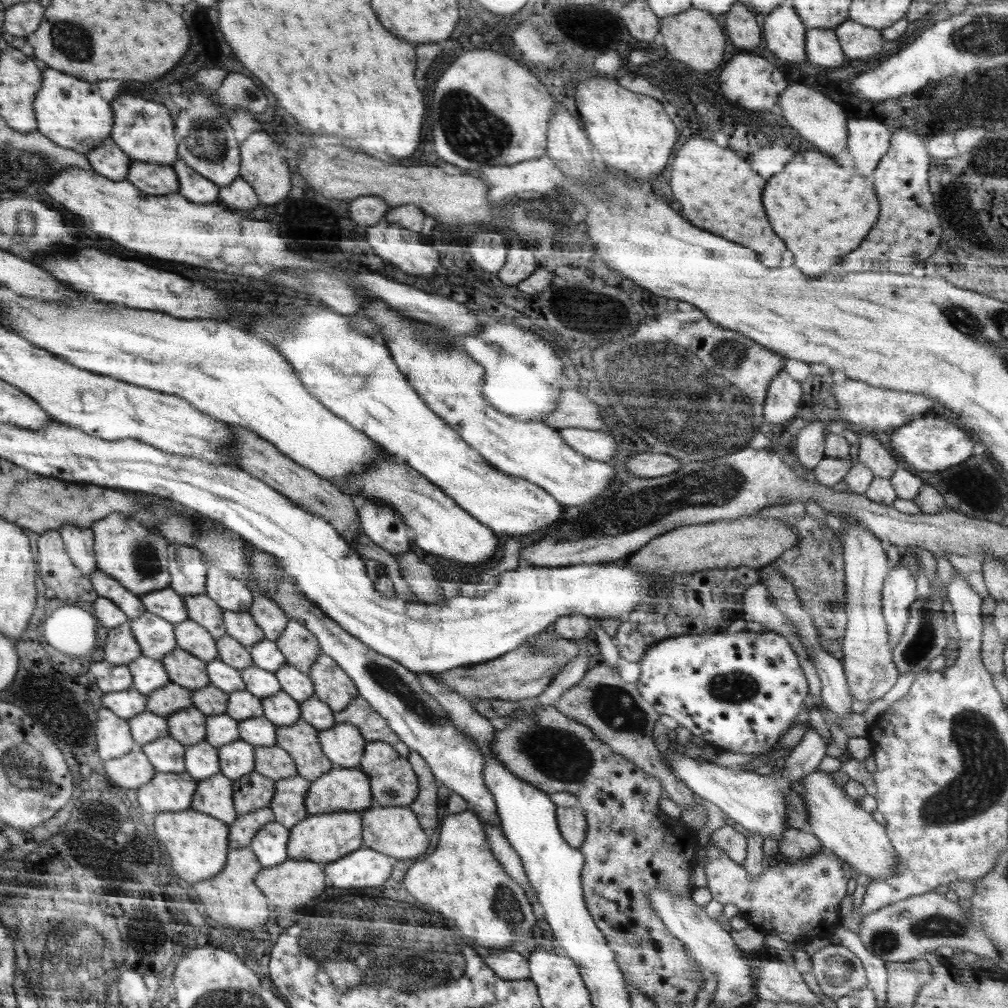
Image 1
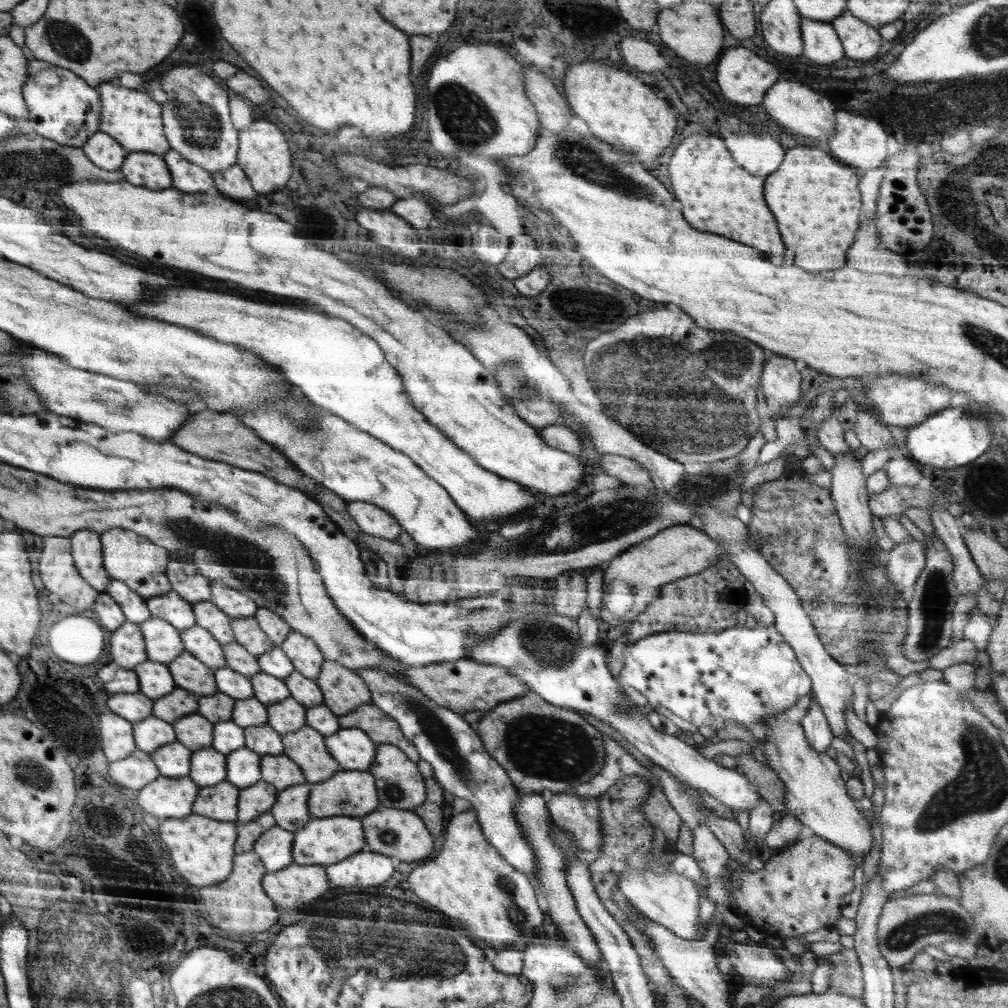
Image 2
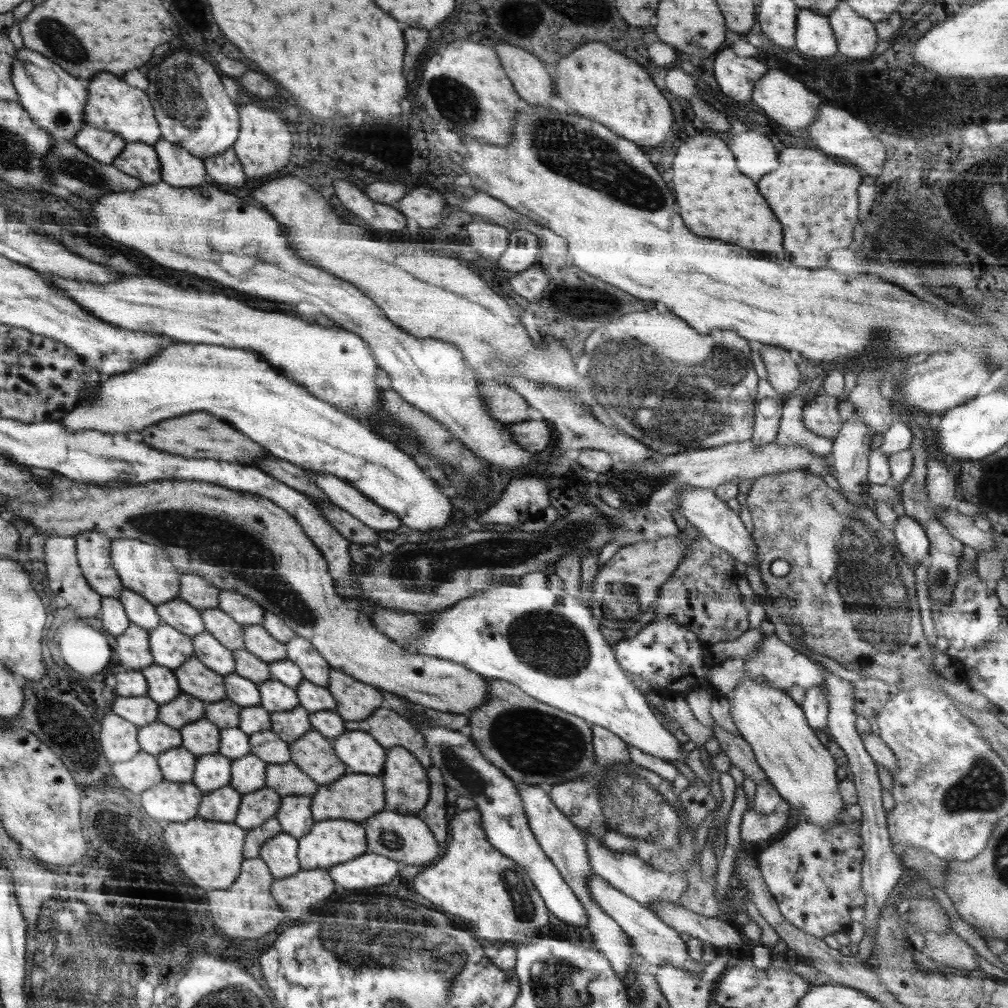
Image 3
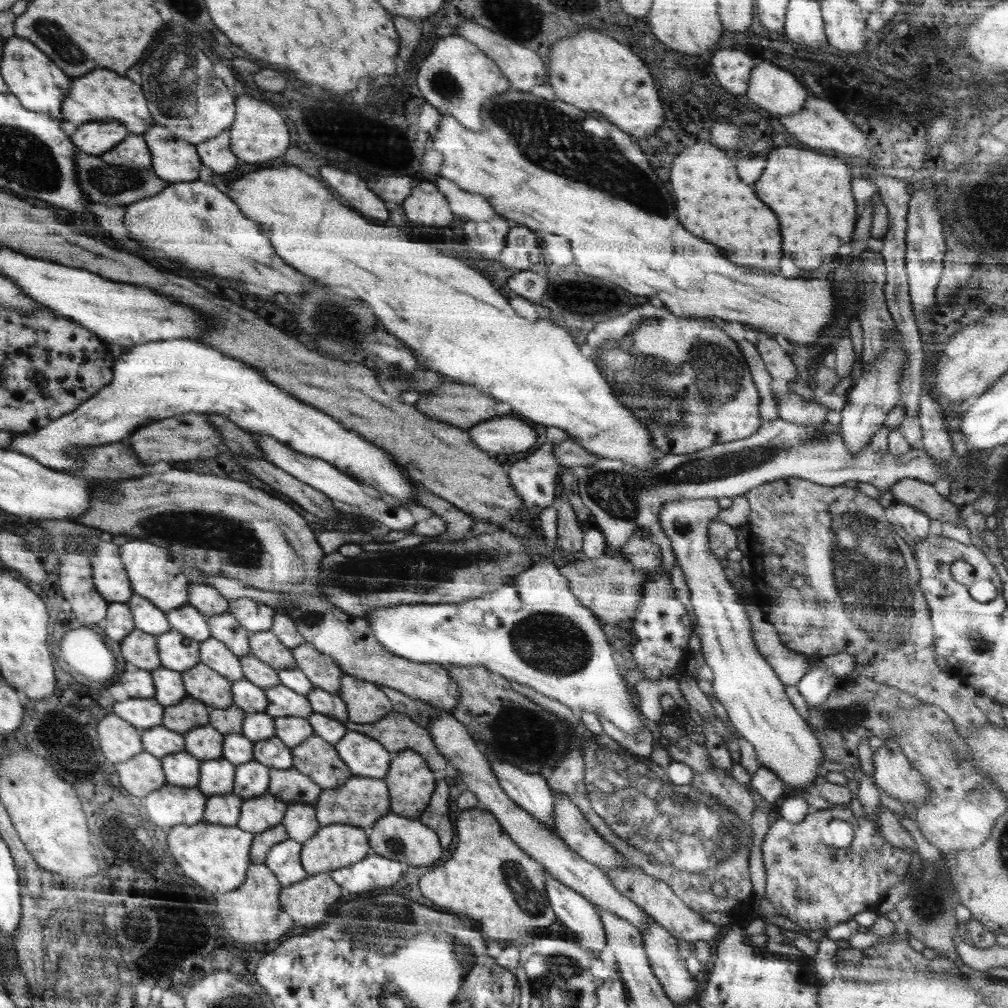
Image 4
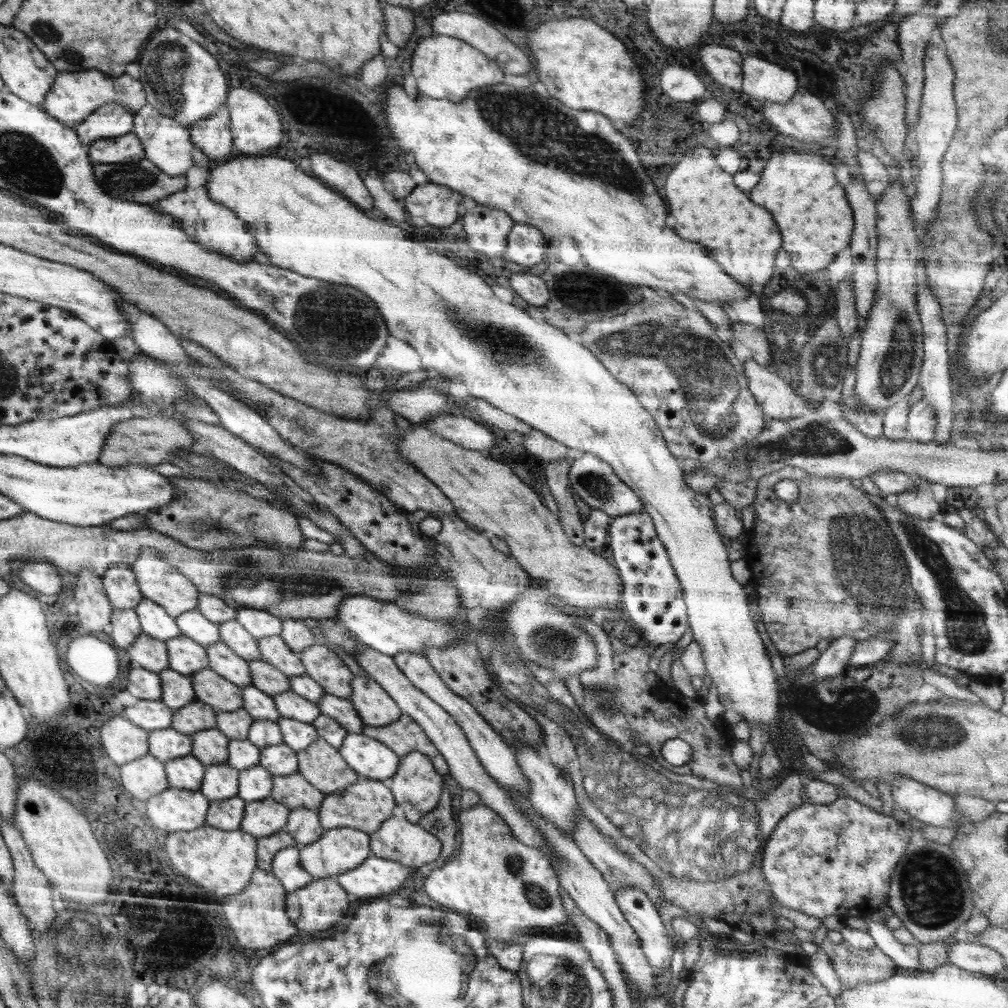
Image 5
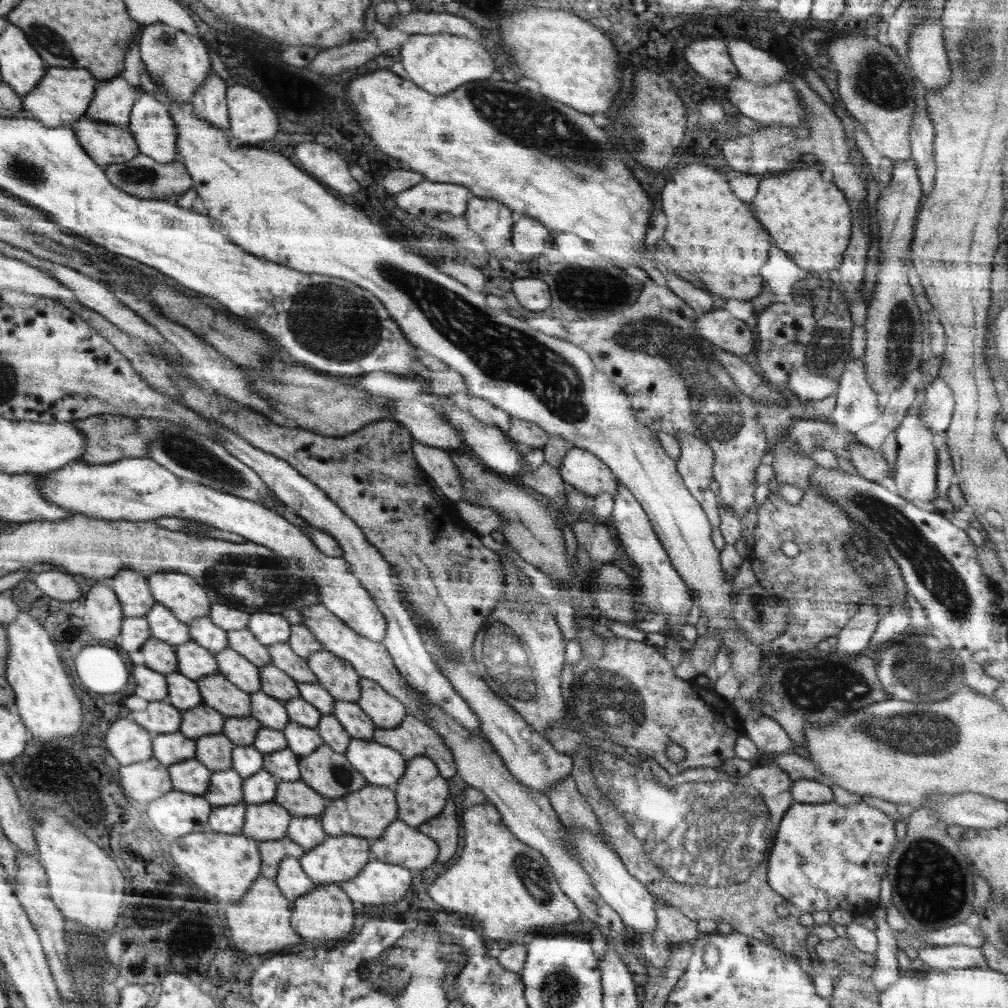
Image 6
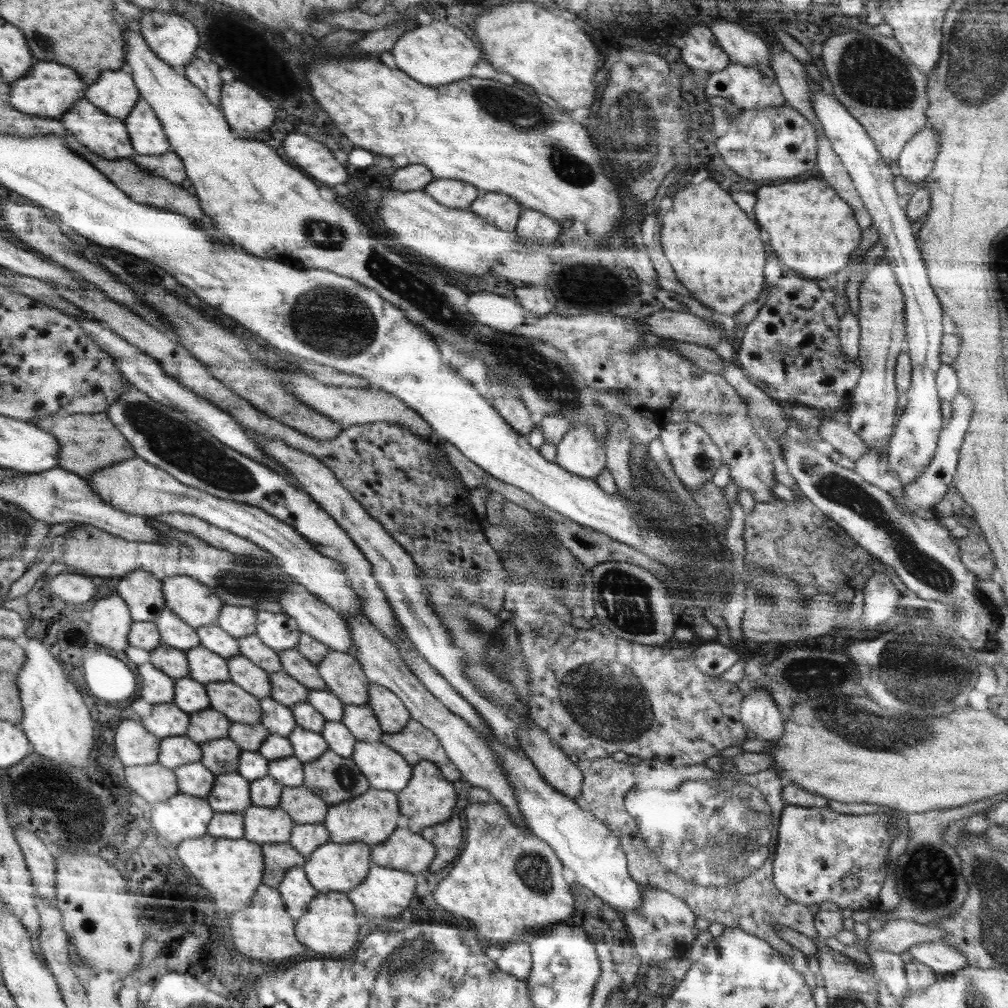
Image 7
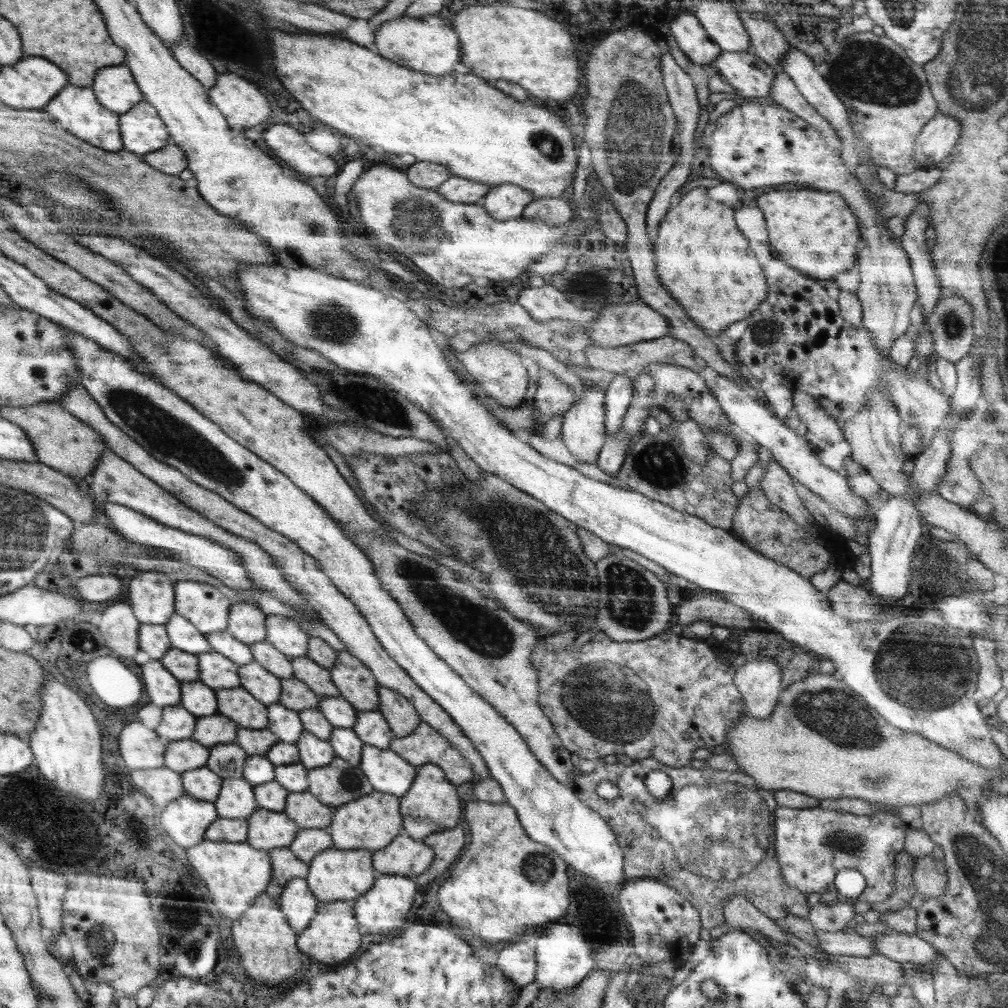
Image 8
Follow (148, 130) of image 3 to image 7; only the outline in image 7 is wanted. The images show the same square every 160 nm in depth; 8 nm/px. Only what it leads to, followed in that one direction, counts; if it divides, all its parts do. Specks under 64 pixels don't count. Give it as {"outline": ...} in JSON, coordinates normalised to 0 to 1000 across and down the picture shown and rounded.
{"outline":[[[38,62],[38,65],[34,65],[34,73],[28,75],[30,77],[22,77],[9,83],[10,87],[13,87],[11,103],[24,113],[38,116],[55,118],[63,116],[81,99],[81,96],[85,95],[89,84],[88,81],[81,81],[71,67],[56,62]]]}

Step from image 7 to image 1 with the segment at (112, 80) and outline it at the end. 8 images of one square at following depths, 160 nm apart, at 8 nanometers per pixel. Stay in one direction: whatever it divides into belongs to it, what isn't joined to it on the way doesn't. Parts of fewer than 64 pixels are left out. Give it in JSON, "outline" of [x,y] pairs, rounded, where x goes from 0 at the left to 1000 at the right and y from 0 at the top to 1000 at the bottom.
{"outline":[[[111,136],[87,152],[86,159],[93,170],[113,180],[123,180],[132,160],[112,141]]]}

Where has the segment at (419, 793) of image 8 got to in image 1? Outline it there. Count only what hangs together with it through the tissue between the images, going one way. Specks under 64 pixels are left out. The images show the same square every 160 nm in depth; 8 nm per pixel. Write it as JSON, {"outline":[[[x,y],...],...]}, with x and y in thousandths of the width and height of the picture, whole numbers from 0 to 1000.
{"outline":[[[364,736],[362,745],[355,760],[365,770],[368,780],[369,796],[367,802],[405,801],[416,787],[416,776],[413,767],[404,751],[397,750],[384,736]]]}

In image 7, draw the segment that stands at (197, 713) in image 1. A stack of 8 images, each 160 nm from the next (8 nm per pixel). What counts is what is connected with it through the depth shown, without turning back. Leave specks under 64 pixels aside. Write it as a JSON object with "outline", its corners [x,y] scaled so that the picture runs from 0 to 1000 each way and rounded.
{"outline":[[[228,731],[198,737],[200,756],[213,769],[235,766],[238,762],[239,741]]]}

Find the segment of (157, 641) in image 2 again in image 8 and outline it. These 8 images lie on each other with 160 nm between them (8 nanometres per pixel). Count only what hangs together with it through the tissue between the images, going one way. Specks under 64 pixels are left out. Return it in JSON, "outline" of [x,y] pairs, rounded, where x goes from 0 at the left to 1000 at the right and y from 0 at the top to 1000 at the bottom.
{"outline":[[[208,645],[195,650],[198,654],[197,675],[211,684],[239,681],[238,661],[224,650]]]}

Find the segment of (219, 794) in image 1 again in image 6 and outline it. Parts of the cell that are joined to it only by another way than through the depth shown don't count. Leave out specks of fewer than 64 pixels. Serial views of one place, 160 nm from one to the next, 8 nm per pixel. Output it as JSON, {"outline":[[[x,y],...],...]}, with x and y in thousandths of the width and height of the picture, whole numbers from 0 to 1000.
{"outline":[[[242,796],[211,801],[205,822],[220,827],[242,827],[245,799]]]}

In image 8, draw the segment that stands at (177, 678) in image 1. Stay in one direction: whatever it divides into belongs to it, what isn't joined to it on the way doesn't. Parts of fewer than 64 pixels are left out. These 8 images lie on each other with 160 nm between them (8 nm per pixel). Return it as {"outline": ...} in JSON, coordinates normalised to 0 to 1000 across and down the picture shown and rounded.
{"outline":[[[243,682],[214,684],[216,708],[225,710],[238,721],[258,724],[267,719],[267,703],[251,692]]]}

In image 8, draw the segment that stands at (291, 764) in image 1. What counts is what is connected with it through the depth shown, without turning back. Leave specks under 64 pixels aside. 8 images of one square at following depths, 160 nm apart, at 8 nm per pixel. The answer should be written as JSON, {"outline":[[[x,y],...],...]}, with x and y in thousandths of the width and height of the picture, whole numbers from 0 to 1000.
{"outline":[[[288,786],[280,804],[298,822],[324,821],[329,813],[329,804],[309,786]]]}

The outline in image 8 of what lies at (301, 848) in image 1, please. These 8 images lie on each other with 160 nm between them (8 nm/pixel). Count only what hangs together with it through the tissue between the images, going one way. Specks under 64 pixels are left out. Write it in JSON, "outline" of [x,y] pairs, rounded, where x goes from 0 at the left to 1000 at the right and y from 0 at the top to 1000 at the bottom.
{"outline":[[[324,842],[315,846],[307,857],[304,872],[307,882],[316,895],[350,893],[363,887],[371,877],[374,865],[370,860],[370,845],[364,842],[334,843]]]}

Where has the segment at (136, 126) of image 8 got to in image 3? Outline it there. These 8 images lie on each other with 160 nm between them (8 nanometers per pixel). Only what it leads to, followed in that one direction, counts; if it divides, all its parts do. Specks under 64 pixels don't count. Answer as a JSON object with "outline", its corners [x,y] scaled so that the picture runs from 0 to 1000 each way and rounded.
{"outline":[[[163,136],[154,145],[162,179],[174,186],[193,186],[202,181],[202,161]]]}

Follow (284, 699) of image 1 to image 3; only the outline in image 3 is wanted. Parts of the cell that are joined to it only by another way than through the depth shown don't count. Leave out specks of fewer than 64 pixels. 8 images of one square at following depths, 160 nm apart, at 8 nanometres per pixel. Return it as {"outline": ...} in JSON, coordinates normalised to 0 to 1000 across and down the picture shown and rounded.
{"outline":[[[298,699],[292,701],[290,704],[270,706],[268,709],[269,724],[282,736],[290,738],[310,723],[307,709],[308,706]]]}

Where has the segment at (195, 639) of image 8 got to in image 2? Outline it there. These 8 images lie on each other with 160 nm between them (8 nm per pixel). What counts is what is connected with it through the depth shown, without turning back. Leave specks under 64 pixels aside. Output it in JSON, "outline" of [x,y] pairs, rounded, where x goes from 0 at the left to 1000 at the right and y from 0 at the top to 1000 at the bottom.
{"outline":[[[112,574],[108,581],[105,582],[104,588],[120,600],[120,604],[124,608],[124,616],[138,621],[151,612],[151,607],[147,602],[147,595],[137,590],[123,577]]]}

